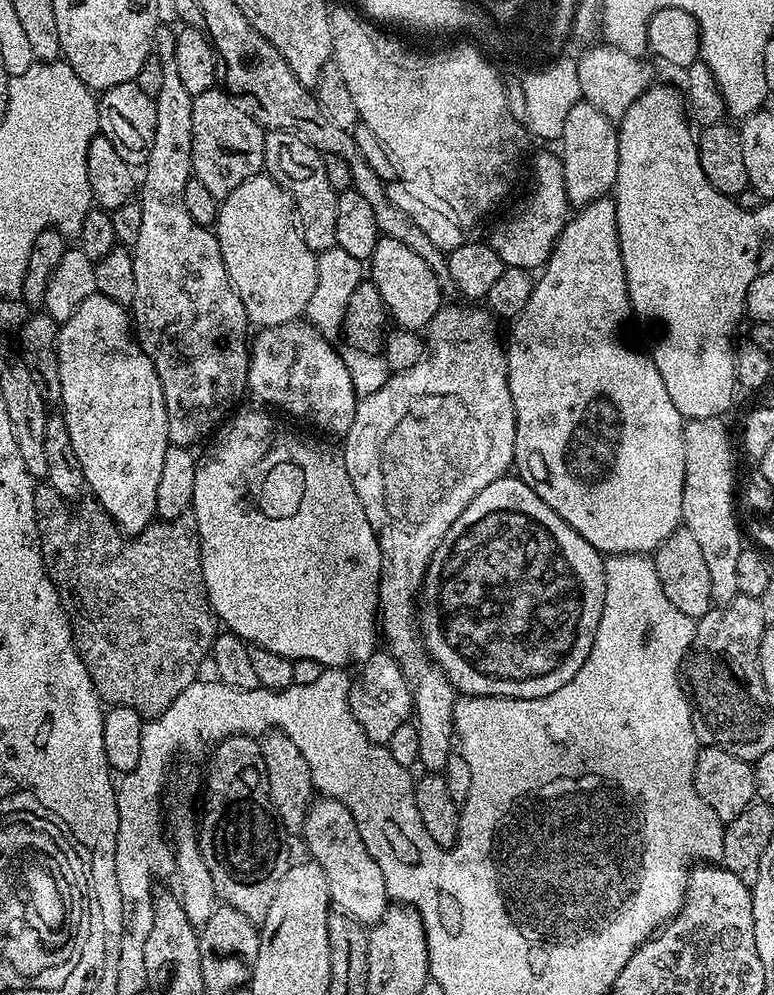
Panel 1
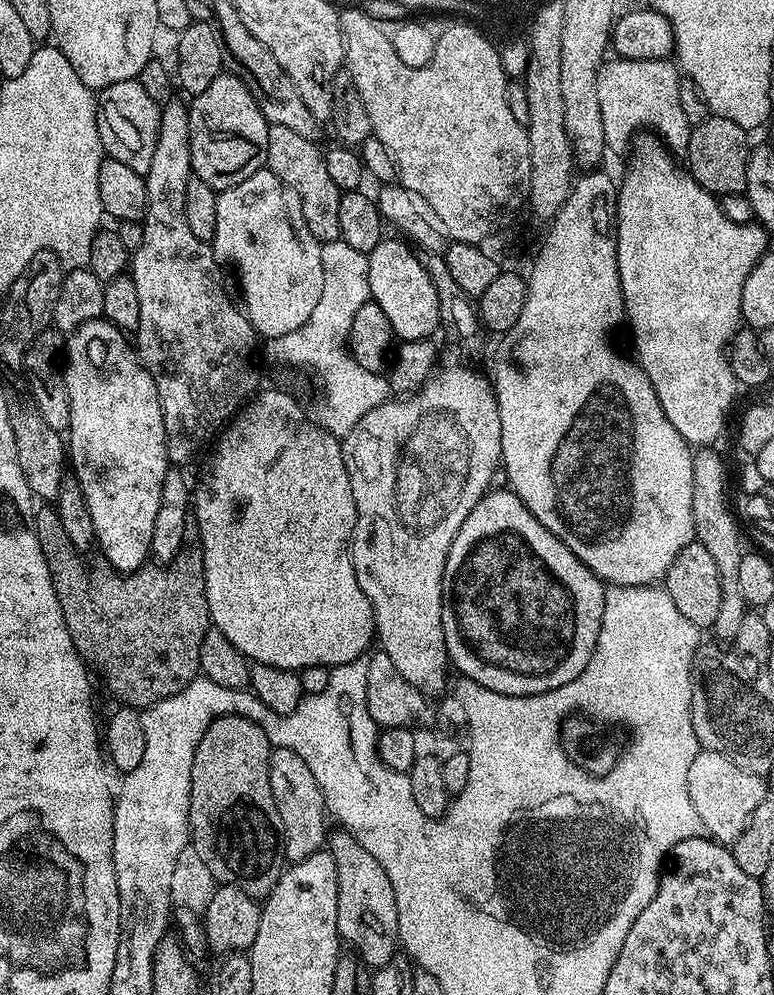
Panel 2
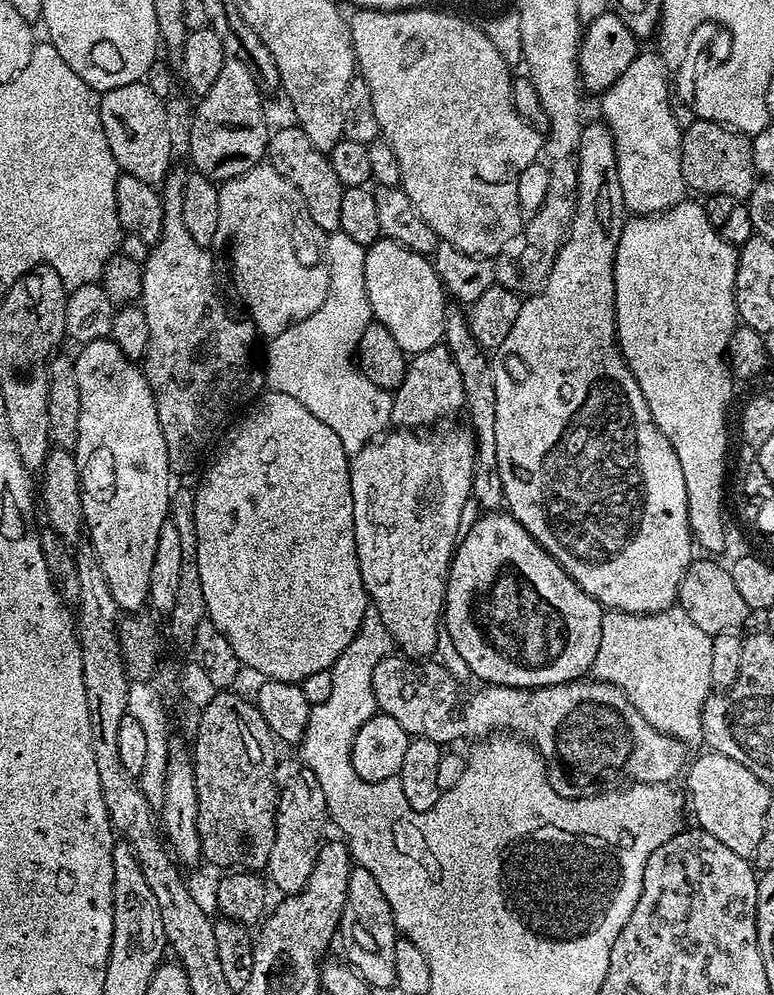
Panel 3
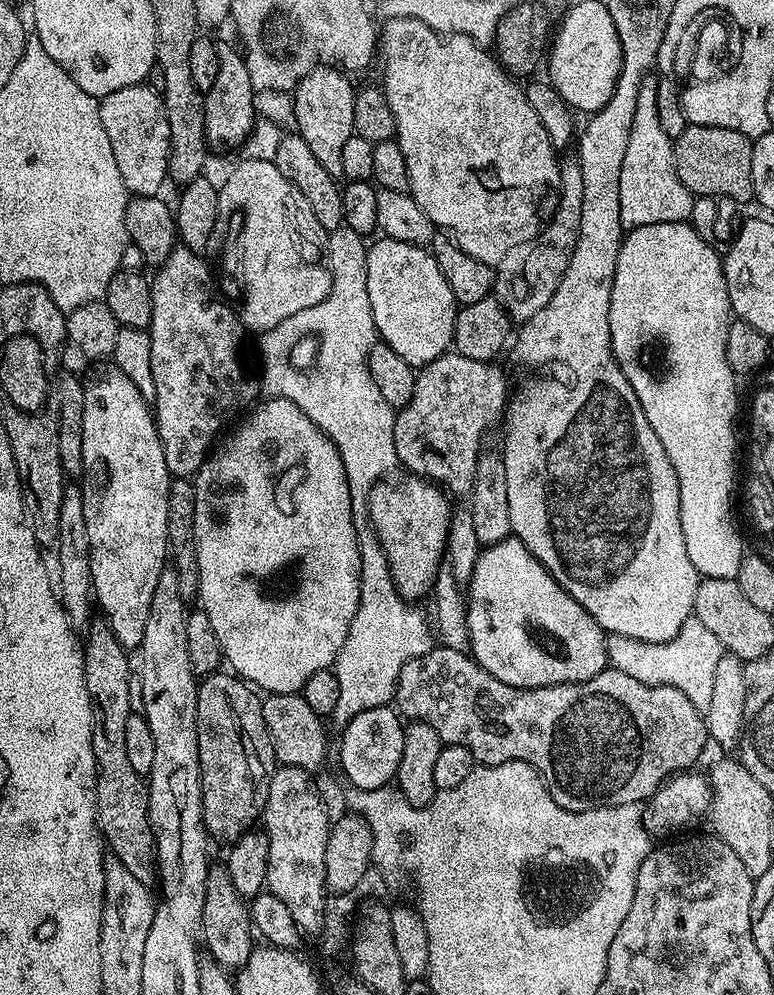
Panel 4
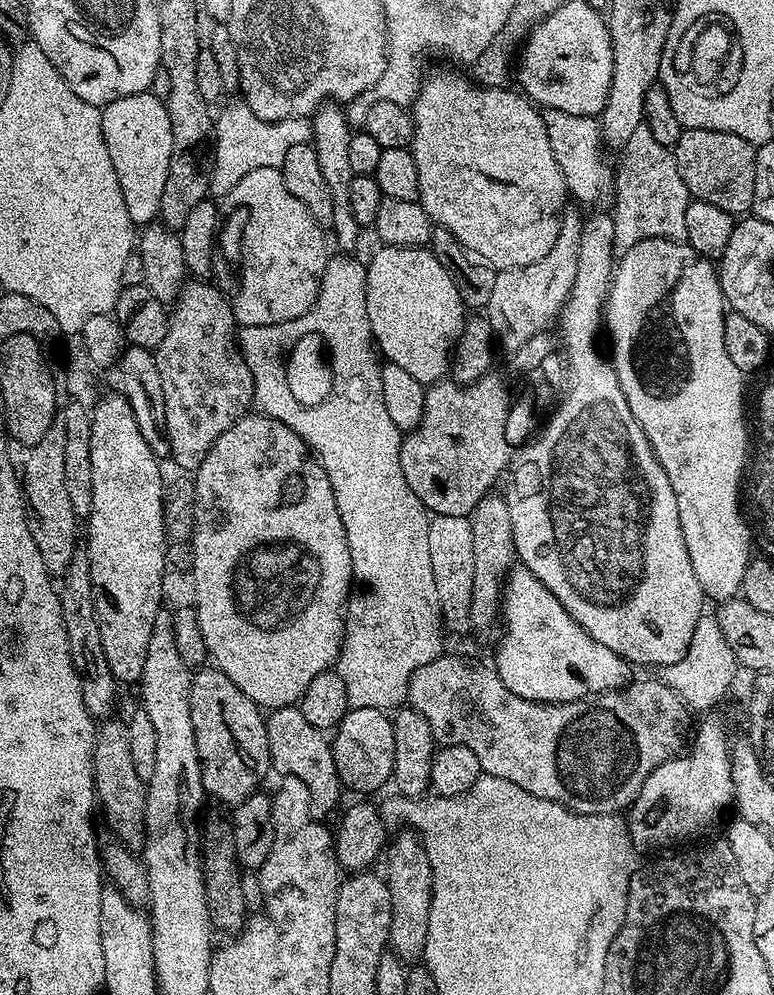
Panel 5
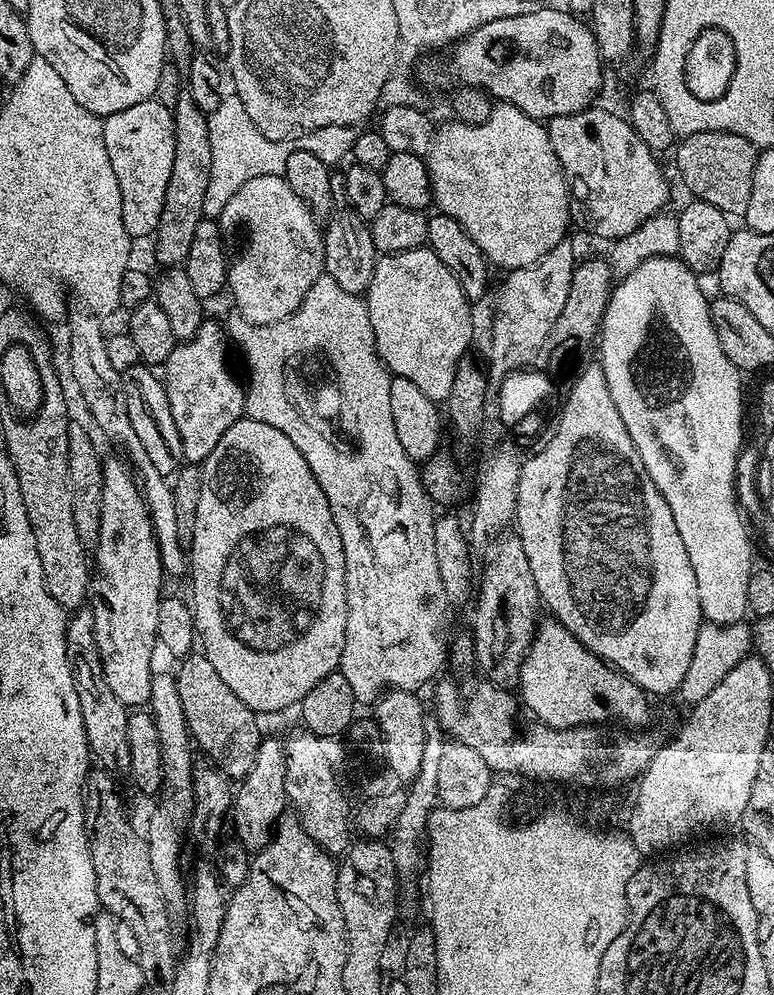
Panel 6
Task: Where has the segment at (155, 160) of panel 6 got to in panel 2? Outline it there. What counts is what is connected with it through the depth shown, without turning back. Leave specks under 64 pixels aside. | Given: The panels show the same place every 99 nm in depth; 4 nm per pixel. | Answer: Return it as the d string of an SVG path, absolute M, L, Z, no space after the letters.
M139 79L114 82L99 89L96 102L98 134L102 138L105 153L111 159L130 166L140 176L147 176L150 162L154 159L154 146L158 146L161 105L146 90L142 90Z

